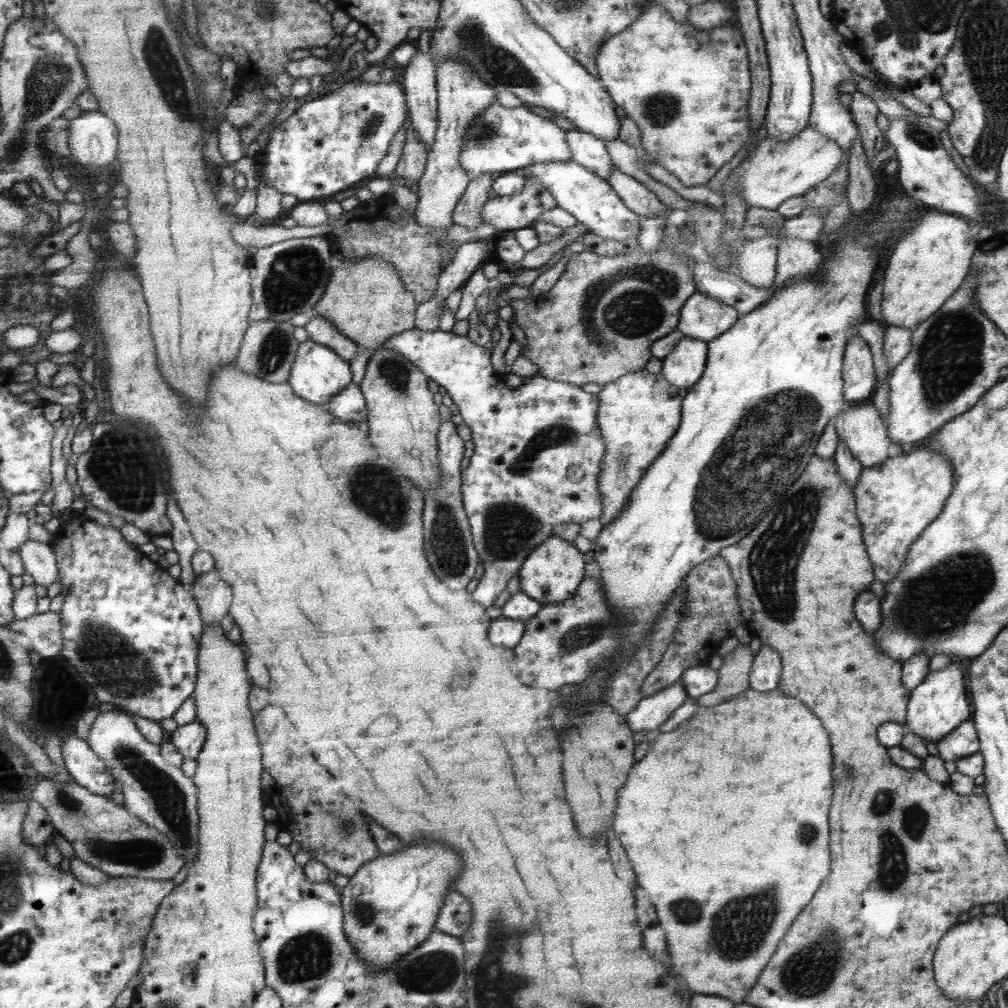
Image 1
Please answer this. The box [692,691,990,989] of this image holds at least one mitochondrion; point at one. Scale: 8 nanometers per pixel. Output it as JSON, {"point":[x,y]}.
{"point":[892,860]}

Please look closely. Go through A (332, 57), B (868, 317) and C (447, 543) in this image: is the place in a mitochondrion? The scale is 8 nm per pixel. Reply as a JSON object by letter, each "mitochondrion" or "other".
{"A":"other","B":"other","C":"mitochondrion"}

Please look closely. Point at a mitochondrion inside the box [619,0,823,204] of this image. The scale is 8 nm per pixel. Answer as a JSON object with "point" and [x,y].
{"point":[660,109]}

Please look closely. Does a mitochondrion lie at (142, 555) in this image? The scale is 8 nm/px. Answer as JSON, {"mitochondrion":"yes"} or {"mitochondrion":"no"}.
{"mitochondrion":"no"}

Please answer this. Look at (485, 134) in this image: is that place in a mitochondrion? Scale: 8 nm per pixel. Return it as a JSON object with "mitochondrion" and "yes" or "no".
{"mitochondrion":"yes"}

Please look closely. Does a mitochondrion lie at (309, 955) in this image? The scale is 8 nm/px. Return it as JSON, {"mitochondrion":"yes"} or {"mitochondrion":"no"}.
{"mitochondrion":"yes"}

